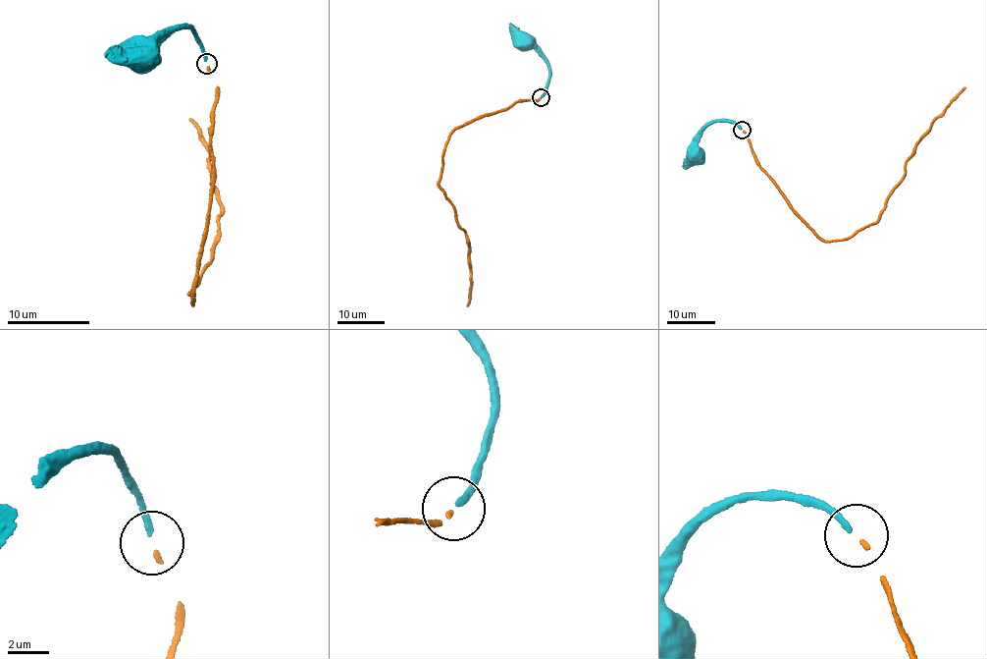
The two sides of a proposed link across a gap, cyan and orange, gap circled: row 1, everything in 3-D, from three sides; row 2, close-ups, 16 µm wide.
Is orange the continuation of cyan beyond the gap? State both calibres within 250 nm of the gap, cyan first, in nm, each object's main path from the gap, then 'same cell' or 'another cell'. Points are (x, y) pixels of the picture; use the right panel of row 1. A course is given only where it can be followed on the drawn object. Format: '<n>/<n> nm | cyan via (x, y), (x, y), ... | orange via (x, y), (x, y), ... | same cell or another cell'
240/200 nm | cyan via (742, 128), (726, 121), (705, 124), (700, 132), (695, 156) | orange via (744, 131), (755, 162), (790, 209), (821, 239), (844, 240), (876, 221), (915, 142), (964, 87) | same cell

